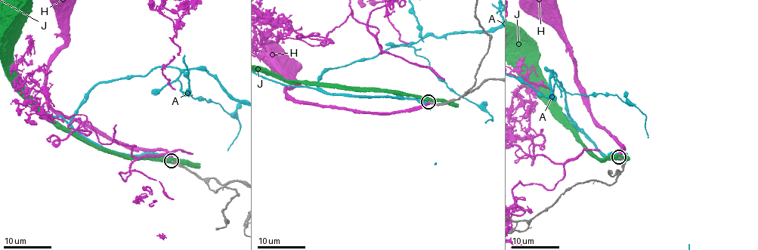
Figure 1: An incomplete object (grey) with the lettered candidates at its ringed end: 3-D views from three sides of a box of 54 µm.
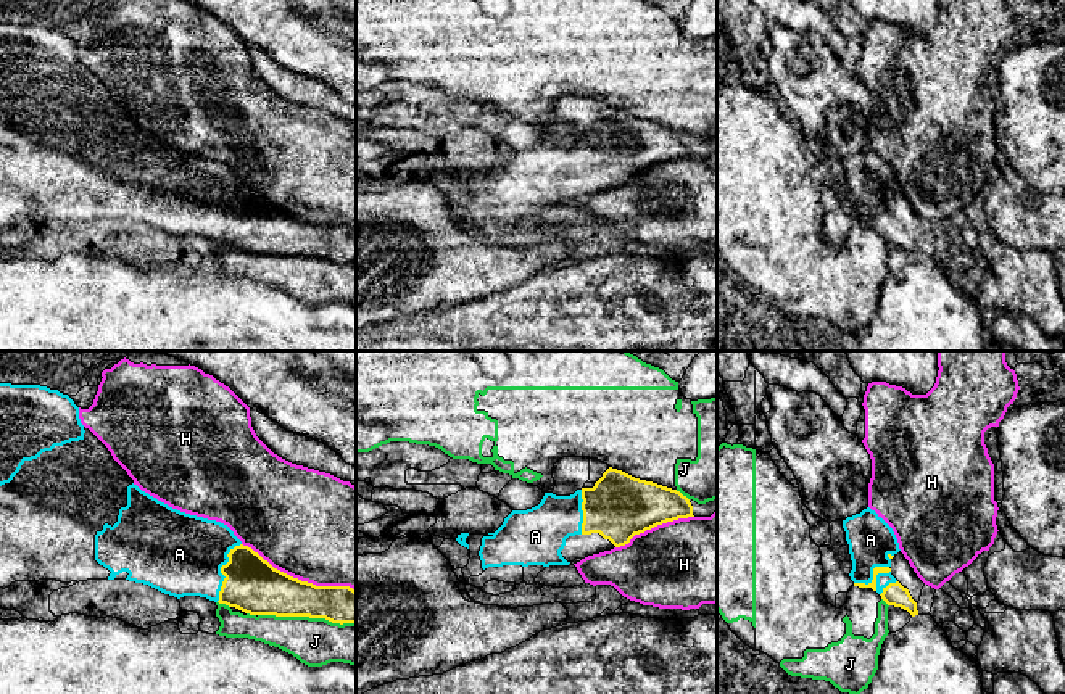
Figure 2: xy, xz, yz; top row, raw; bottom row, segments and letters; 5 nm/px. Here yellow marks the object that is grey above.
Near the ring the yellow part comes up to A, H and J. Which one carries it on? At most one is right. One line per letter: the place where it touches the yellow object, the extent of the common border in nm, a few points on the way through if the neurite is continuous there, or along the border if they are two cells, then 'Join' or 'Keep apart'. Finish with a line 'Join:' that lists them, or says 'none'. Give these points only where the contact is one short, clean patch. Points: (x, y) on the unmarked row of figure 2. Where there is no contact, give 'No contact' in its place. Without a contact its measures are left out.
A: Touches yellow at yz (874, 214). Shared border 200 nm. Join
H: Touches yellow at xy (297, 218). Shared border 600 nm. Keep apart
J: Touches yellow at xy (306, 255). Shared border 500 nm. Keep apart
Join: A

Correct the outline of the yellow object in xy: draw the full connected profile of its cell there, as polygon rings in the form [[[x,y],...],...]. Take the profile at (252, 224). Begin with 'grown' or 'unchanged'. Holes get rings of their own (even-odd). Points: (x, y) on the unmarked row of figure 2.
grown; [[[0,23],[0,227],[15,221],[129,219],[177,238],[200,235],[250,254],[309,256],[356,262],[356,230],[293,217],[243,185],[216,159],[190,155],[142,130],[108,87],[81,63],[79,47],[58,29]]]

